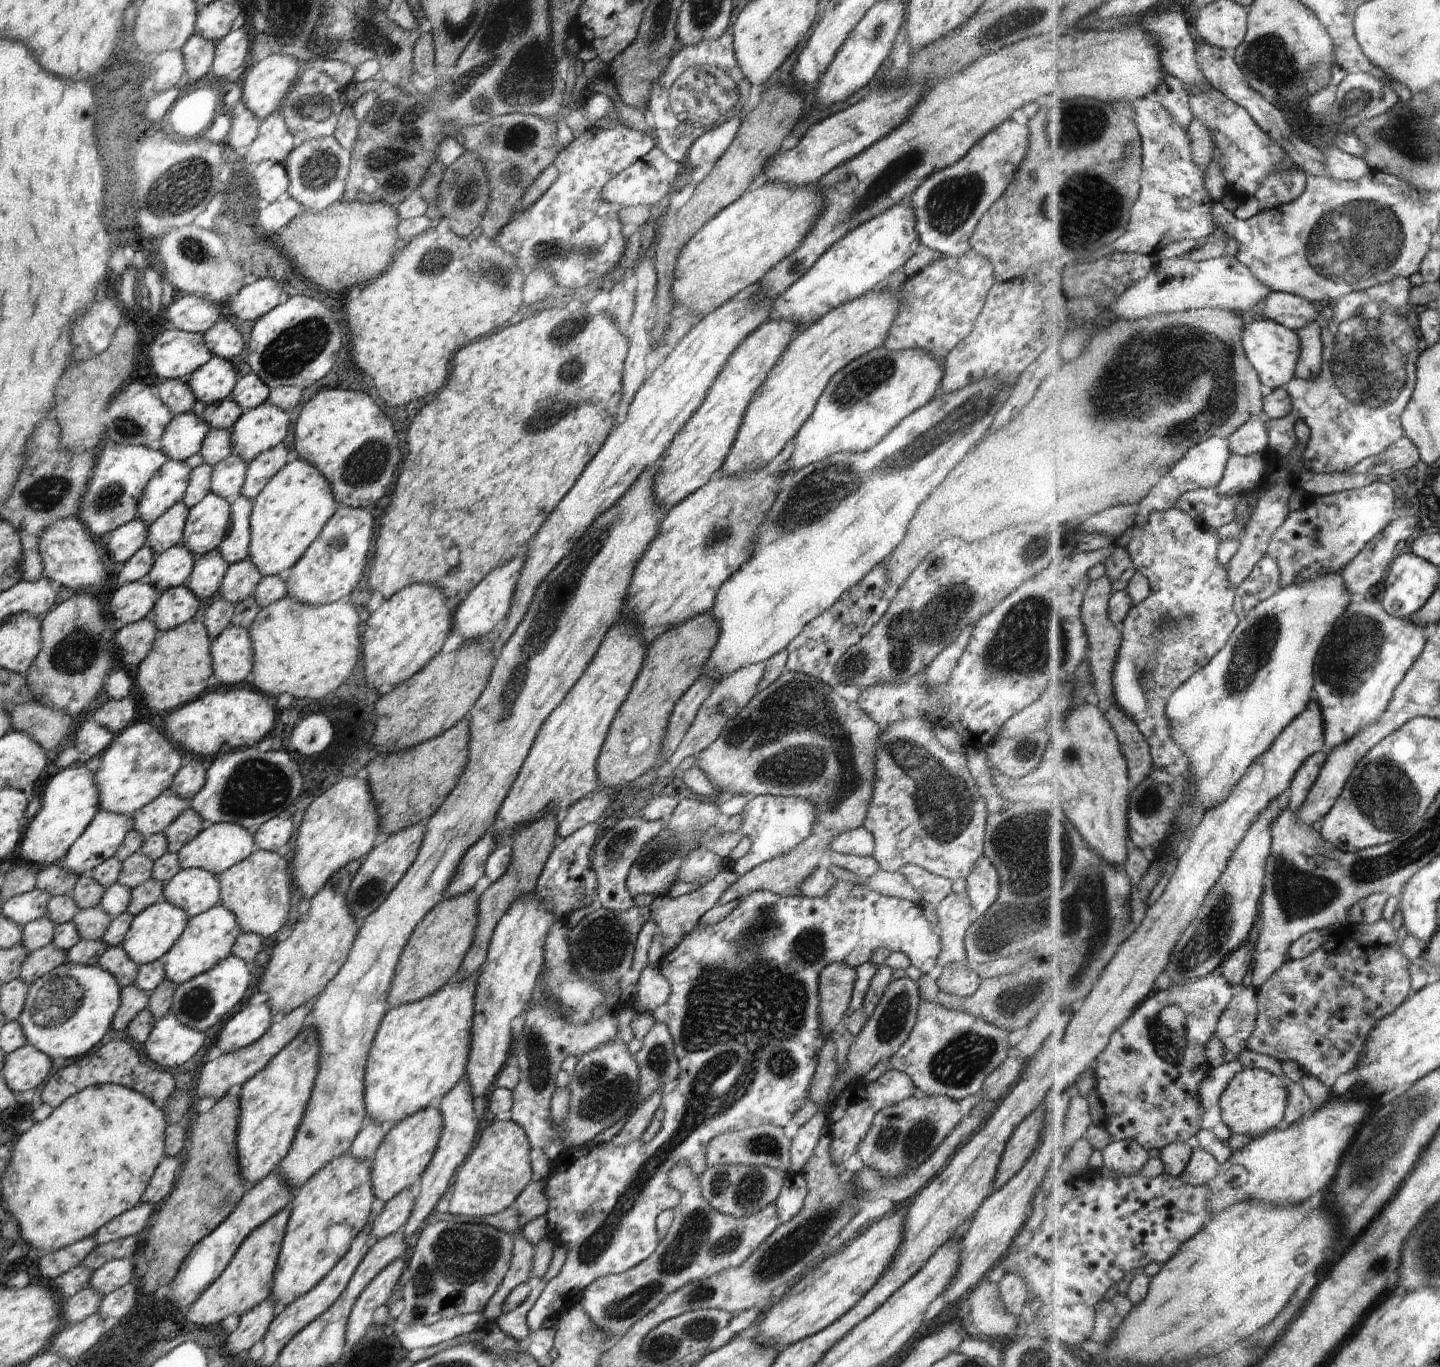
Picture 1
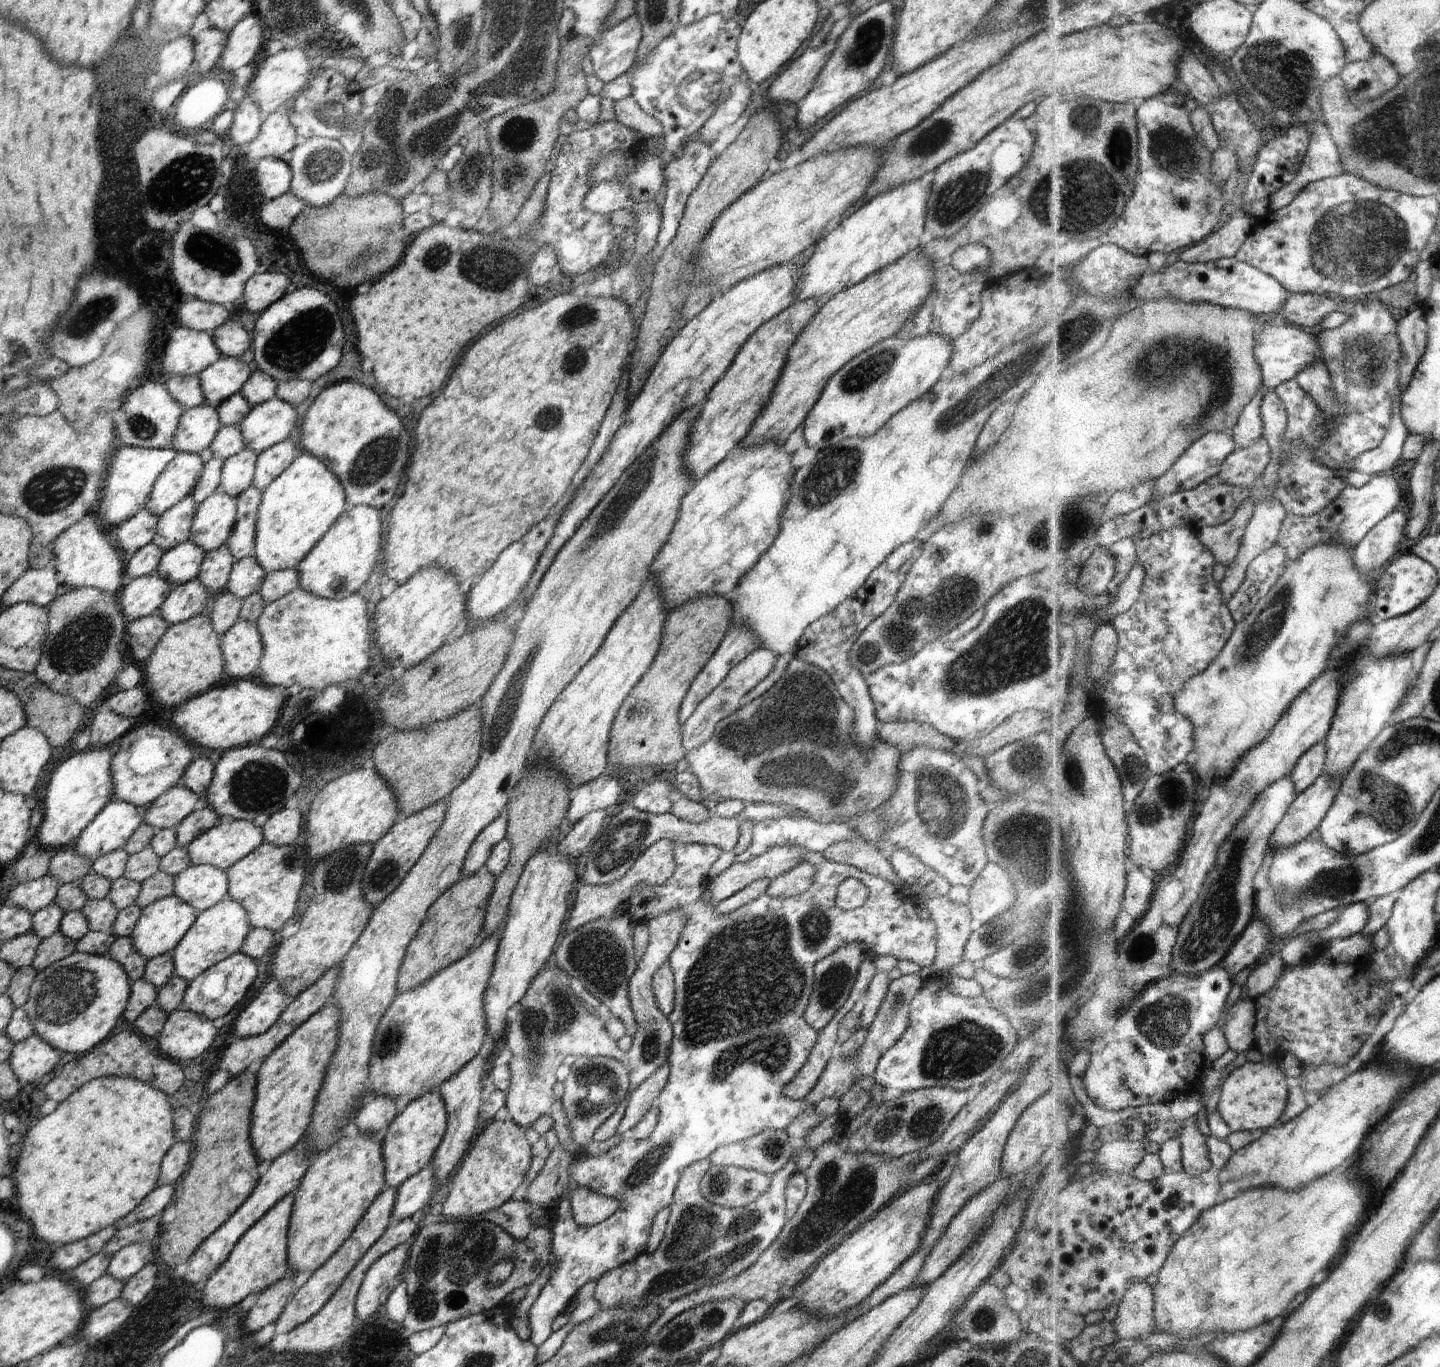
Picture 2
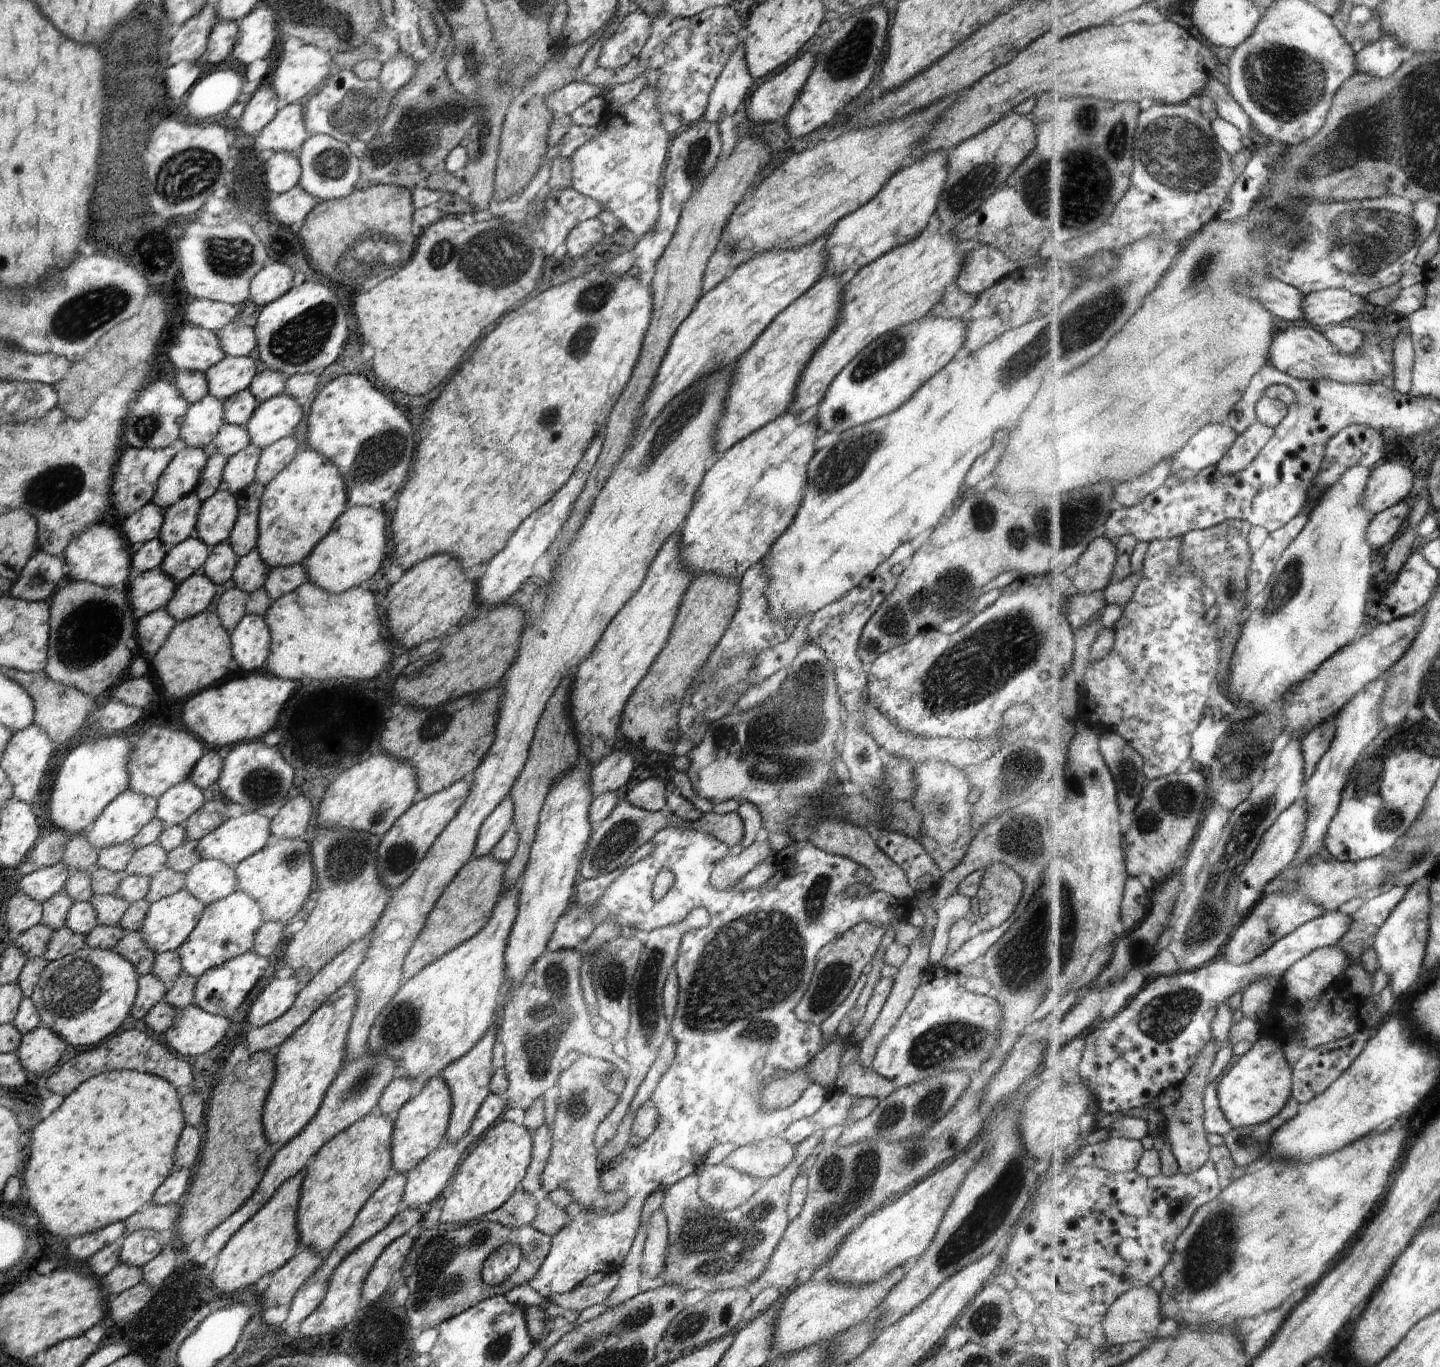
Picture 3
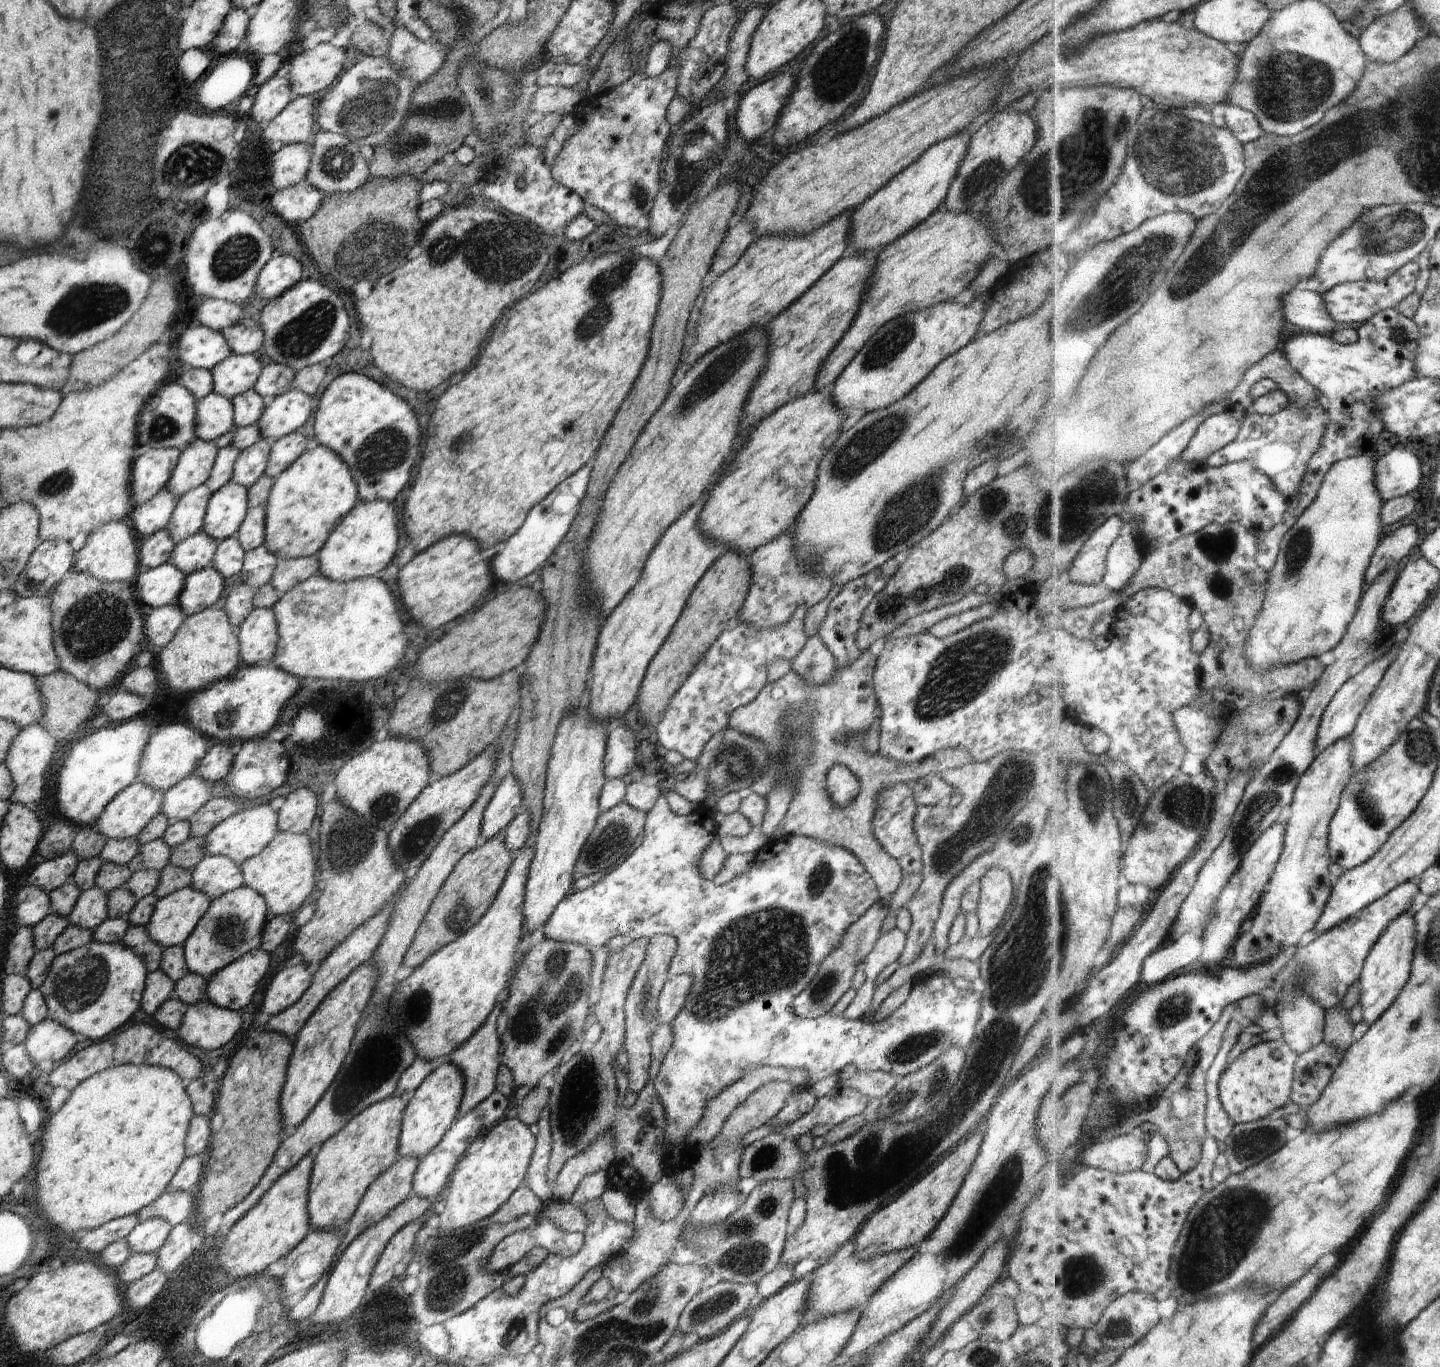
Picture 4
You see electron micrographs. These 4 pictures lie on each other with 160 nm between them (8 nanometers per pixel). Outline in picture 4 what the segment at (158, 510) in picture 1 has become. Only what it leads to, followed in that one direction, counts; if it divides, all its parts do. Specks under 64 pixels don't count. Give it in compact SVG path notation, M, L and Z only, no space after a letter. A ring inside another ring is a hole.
M196 437L181 451L180 458L164 488L178 500L183 494L204 485L210 476L218 447Z

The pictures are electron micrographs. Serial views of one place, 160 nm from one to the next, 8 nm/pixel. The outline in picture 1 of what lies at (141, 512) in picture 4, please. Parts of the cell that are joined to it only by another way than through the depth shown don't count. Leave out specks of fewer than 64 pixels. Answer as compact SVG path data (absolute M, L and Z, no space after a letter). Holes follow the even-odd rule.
M134 519L115 528L106 542L107 562L117 569L146 545L149 524Z

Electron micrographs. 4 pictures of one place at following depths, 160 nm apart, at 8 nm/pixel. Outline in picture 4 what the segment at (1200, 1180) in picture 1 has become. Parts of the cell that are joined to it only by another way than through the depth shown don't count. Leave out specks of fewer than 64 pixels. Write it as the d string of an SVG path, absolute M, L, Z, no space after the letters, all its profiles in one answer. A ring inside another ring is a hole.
M1232 1002L1226 1006L1219 1023L1196 1044L1187 1058L1184 1070L1158 1098L1158 1105L1153 1110L1146 1111L1146 1114L1142 1116L1142 1121L1154 1122L1161 1128L1160 1134L1164 1135L1170 1144L1172 1158L1176 1164L1179 1164L1184 1175L1194 1171L1203 1159L1205 1140L1209 1135L1207 1127L1207 1108L1209 1105L1207 1078L1223 1047L1225 1036L1233 1020L1245 1021L1239 1002Z

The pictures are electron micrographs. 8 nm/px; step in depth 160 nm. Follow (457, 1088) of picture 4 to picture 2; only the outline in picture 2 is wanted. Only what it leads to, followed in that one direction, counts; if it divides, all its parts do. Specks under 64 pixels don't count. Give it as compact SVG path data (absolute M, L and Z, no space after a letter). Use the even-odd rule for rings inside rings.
M438 1089L424 1093L414 1099L390 1124L382 1134L384 1180L386 1188L398 1188L408 1177L414 1176L430 1166L447 1127L445 1102Z

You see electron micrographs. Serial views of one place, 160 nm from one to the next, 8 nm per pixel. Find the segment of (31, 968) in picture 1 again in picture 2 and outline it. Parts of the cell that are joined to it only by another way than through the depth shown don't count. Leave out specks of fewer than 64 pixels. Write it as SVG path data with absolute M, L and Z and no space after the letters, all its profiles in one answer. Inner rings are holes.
M60 931L55 932L52 936L40 941L31 966L38 972L42 972L51 964L76 952L76 945L75 941L65 937Z

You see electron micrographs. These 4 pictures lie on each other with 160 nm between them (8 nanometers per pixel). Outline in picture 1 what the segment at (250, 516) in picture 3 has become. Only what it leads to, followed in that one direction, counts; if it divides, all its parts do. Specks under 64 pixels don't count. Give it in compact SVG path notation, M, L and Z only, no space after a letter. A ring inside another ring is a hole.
M238 496L231 505L231 525L226 536L217 546L222 558L231 565L240 562L249 556L249 544L251 541L250 515L253 500L245 496Z

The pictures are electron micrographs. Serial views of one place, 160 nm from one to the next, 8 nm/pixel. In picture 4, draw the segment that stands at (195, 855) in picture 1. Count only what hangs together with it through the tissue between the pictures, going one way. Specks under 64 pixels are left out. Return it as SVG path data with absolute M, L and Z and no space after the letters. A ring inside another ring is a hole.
M269 804L258 805L244 812L236 813L217 824L204 837L206 854L228 857L240 864L259 855L270 844L277 832L277 812L274 812Z

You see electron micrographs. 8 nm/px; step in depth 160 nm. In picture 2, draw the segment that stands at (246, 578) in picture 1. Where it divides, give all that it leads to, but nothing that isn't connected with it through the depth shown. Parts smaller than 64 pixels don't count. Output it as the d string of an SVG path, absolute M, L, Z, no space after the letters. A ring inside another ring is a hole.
M255 556L236 560L229 574L227 588L234 596L243 599L260 592L266 575Z

